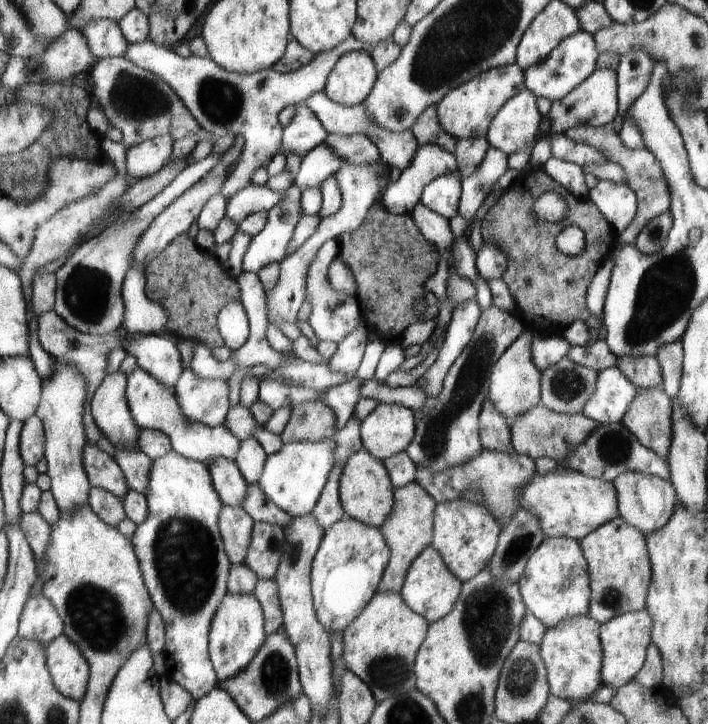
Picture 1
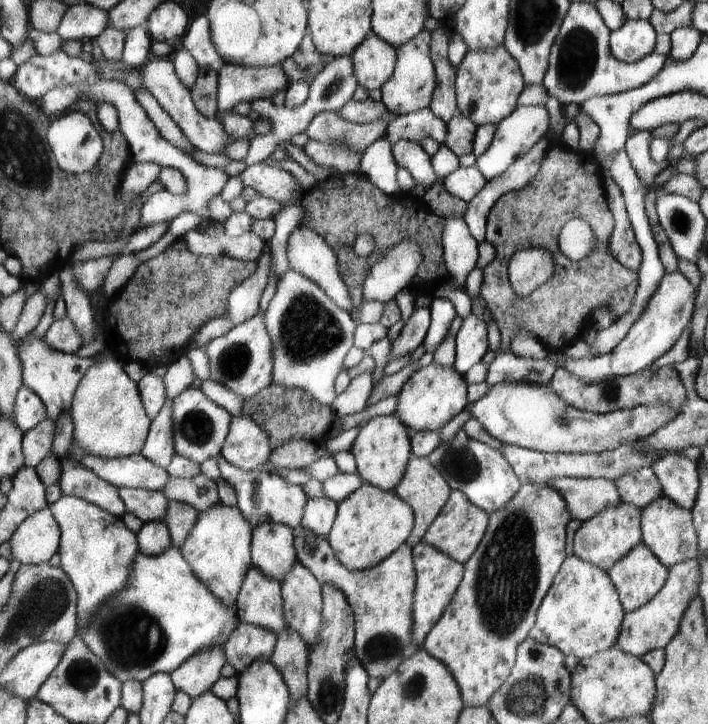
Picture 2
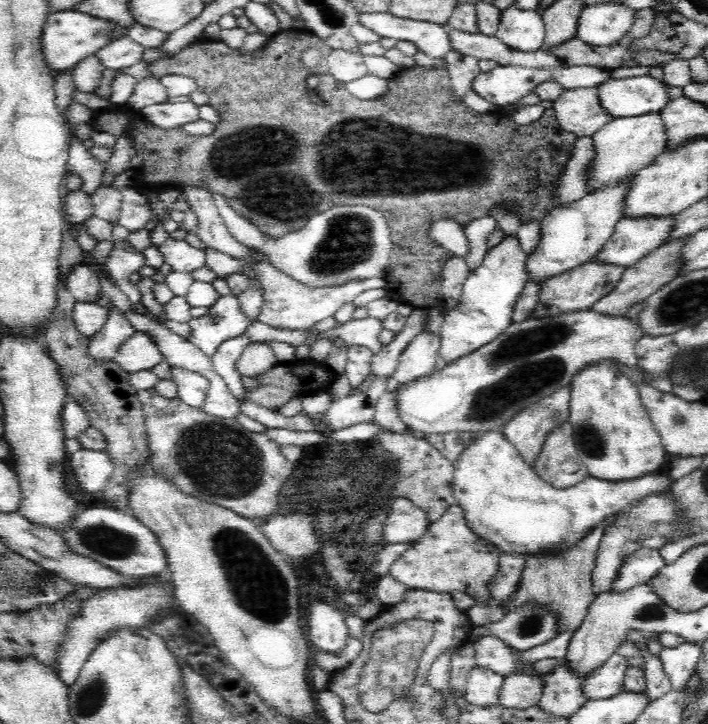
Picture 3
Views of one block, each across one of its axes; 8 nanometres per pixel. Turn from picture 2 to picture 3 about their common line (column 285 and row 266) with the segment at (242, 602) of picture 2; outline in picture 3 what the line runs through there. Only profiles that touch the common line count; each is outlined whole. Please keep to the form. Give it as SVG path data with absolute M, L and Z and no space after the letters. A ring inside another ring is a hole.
M622 217L608 242L593 260L626 270L662 246L668 238L668 230L672 230L672 224L674 217Z

